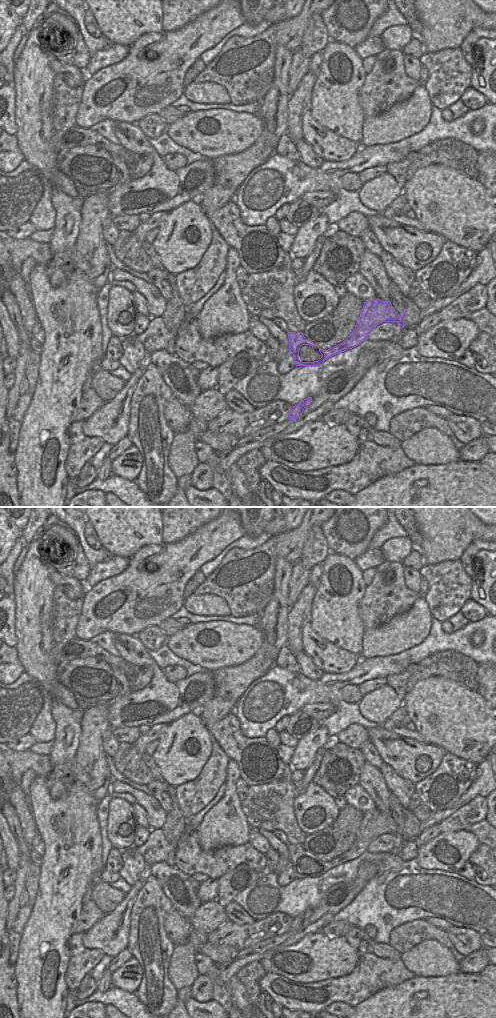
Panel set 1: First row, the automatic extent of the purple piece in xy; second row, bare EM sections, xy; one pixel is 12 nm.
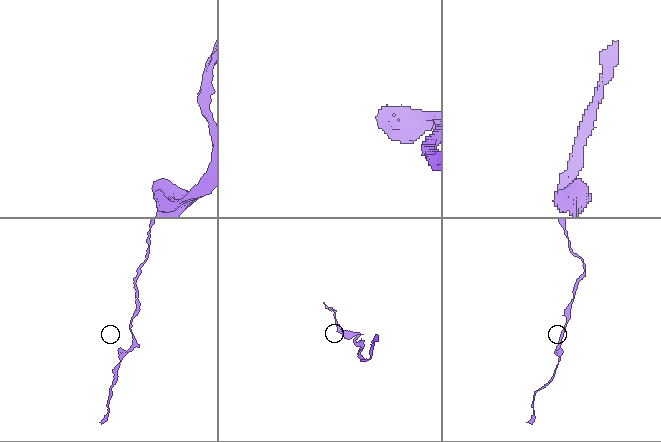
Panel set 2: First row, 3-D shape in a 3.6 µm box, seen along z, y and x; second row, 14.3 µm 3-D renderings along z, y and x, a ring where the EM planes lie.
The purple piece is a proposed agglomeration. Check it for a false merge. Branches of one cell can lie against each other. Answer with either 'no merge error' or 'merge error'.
no merge error

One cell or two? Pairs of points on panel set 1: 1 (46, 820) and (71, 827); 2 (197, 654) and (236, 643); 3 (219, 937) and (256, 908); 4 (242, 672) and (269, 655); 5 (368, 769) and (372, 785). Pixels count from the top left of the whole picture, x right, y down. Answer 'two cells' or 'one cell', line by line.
1: one cell
2: one cell
3: two cells
4: one cell
5: one cell

